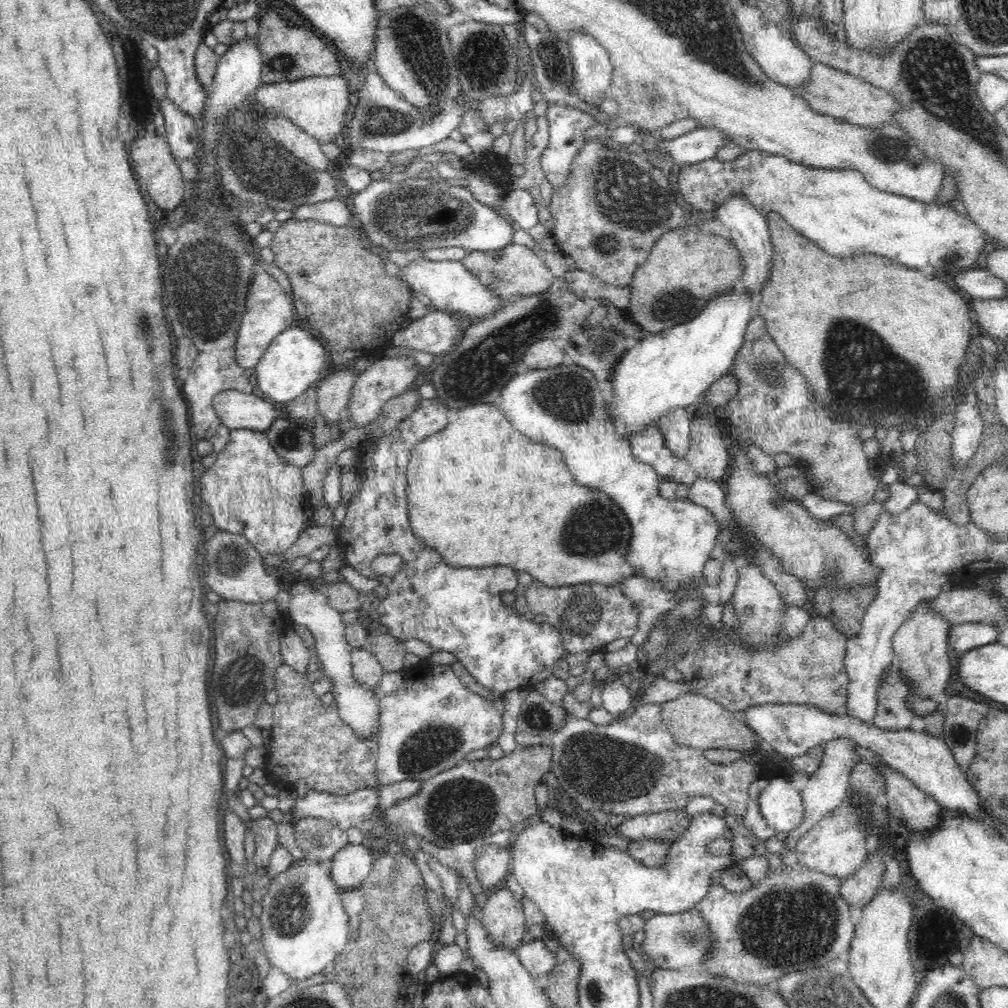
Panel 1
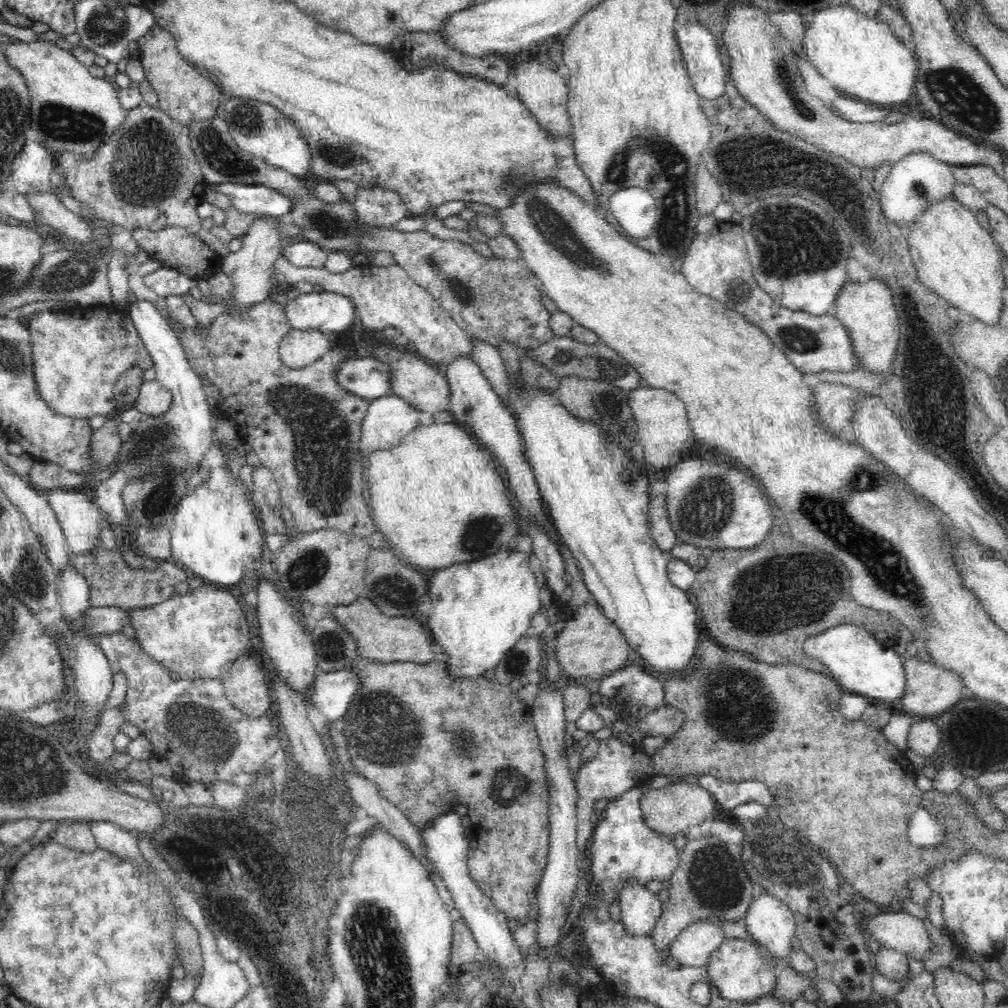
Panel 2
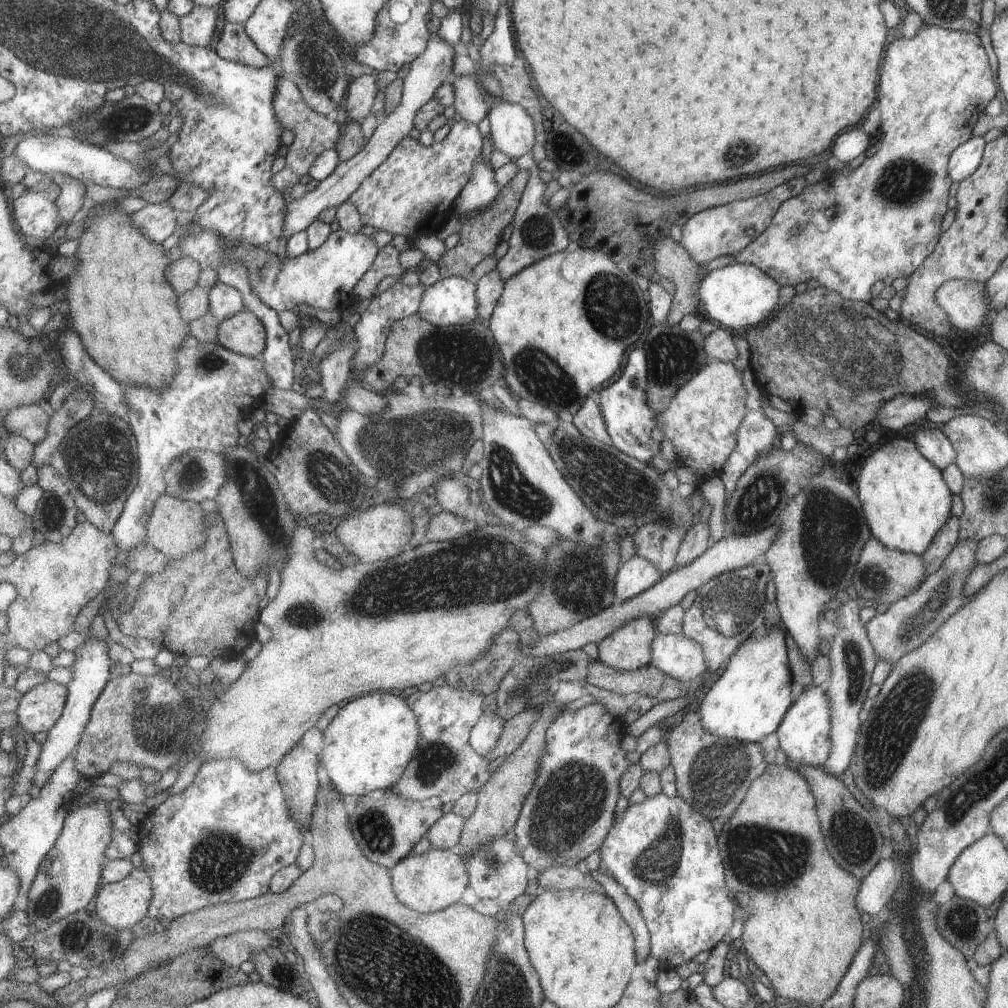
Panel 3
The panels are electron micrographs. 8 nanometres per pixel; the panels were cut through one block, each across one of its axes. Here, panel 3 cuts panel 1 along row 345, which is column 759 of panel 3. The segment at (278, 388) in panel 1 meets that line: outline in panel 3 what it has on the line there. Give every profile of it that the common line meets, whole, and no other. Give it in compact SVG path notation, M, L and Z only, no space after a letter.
M733 264L725 266L713 272L707 272L701 278L699 284L699 300L701 300L701 310L699 316L709 322L717 322L729 332L741 334L747 328L753 328L761 324L763 318L769 314L777 312L777 294L779 294L779 284L759 270L757 266L751 264Z

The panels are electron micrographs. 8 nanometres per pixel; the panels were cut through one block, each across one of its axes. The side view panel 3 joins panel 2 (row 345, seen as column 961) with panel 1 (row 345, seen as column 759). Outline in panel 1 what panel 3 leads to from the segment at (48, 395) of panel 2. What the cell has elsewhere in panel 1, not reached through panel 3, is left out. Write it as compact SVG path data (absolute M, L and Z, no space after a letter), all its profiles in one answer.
M264 270L254 272L254 278L250 280L250 290L246 294L246 312L242 316L242 324L238 328L238 336L236 336L236 350L234 350L234 360L242 370L248 368L256 368L260 358L264 356L266 348L270 346L270 342L284 332L286 328L290 328L292 320L296 318L296 306L294 302L290 302L282 290L282 286Z

